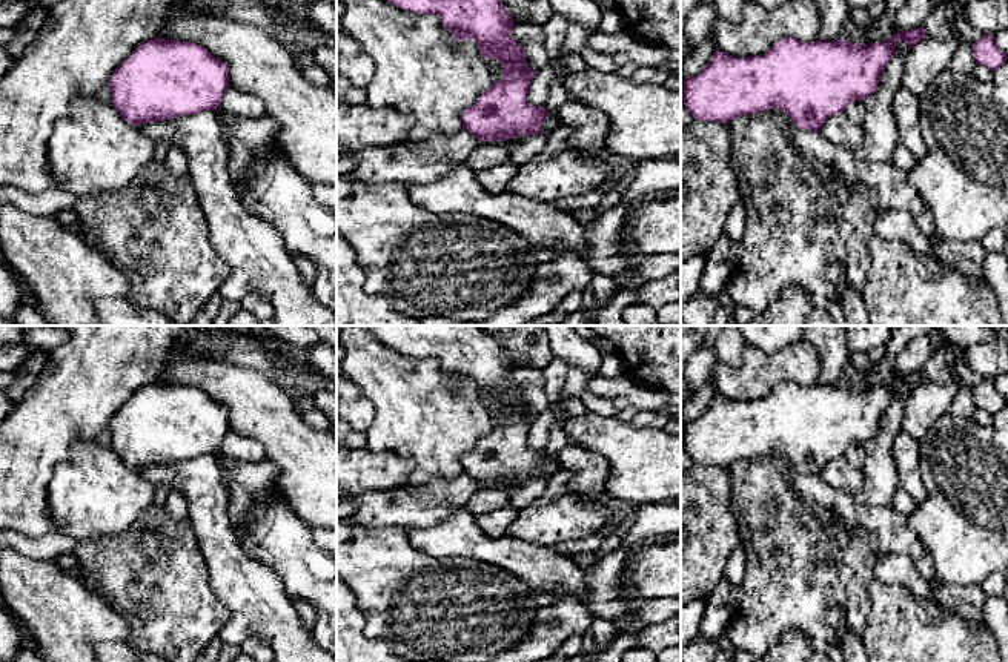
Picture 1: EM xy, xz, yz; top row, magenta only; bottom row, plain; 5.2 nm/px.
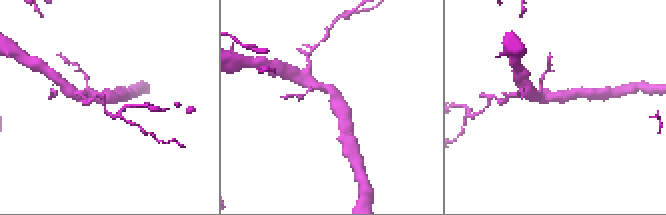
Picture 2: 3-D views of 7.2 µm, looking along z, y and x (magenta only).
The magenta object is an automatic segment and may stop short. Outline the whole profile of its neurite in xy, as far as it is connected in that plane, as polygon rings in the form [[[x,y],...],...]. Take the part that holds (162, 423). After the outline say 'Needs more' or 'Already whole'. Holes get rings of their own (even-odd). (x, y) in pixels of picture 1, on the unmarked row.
[[[155,381],[120,407],[108,432],[120,461],[140,470],[217,455],[229,412],[201,389]]]. Already whole

